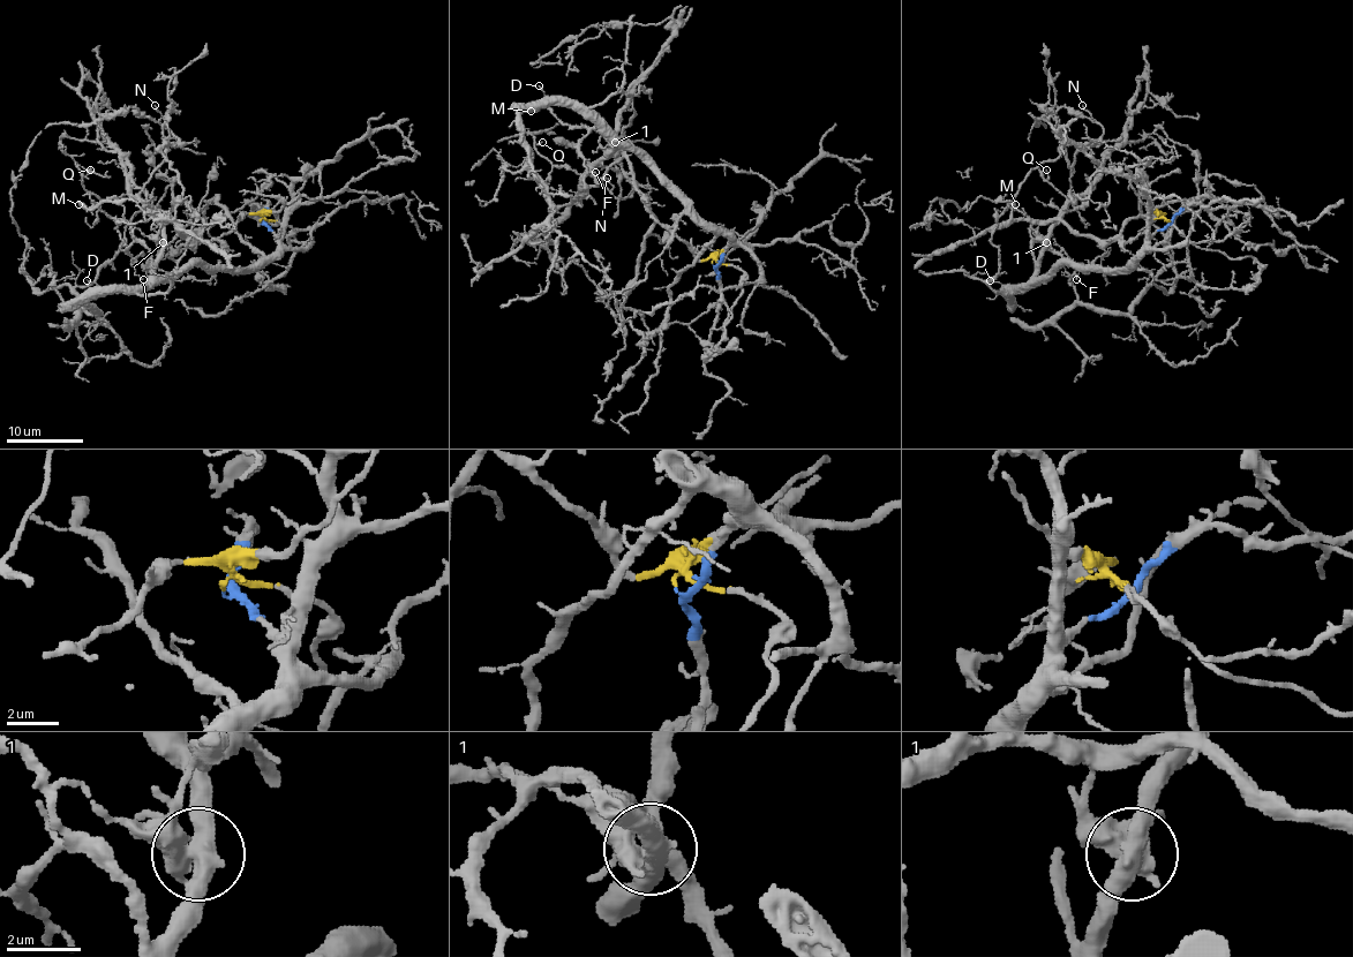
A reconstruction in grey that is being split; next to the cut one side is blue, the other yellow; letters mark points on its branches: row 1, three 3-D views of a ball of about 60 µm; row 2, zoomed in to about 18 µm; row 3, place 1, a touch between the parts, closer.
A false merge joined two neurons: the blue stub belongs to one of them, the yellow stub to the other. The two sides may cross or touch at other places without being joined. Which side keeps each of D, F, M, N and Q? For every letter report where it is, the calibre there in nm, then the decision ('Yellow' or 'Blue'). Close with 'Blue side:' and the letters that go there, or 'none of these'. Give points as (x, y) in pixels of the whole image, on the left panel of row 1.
D: Place: (87, 280). Thickness 120 nm. Blue
F: Place: (143, 279). Thickness 120 nm. Blue
M: Place: (79, 204). Thickness 160 nm. Blue
N: Place: (155, 105). Thickness 130 nm. Yellow
Q: Place: (90, 170). Thickness 100 nm. Blue
Blue side: D, F, M, Q

